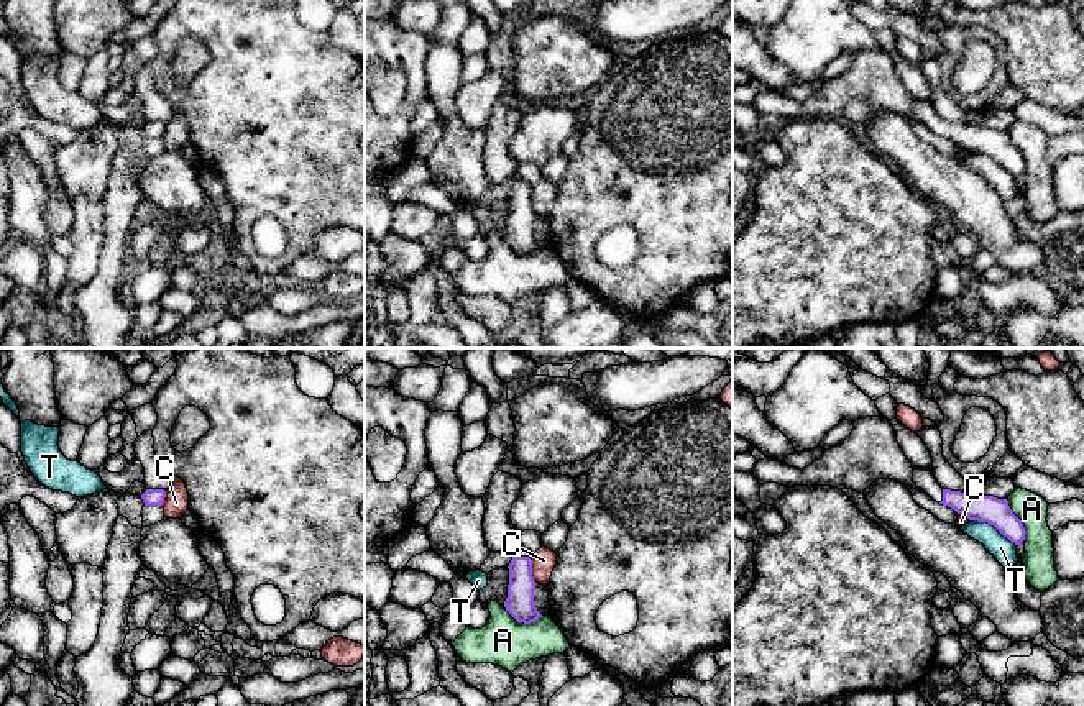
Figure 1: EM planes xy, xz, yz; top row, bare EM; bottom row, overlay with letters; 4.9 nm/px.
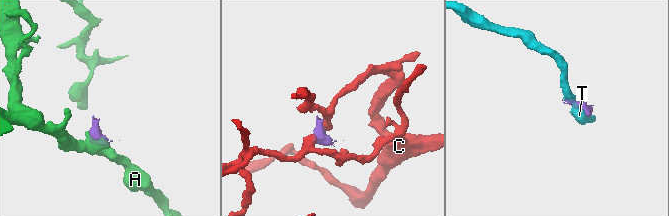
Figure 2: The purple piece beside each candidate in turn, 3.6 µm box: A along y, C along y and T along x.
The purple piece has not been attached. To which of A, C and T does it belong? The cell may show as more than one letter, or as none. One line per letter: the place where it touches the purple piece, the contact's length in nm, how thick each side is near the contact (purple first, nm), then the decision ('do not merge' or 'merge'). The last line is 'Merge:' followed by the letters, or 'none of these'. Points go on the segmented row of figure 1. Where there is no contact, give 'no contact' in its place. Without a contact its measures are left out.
A: meets purple in yz at (1019, 519); contact 220 nm long; 140 nm thick on the purple side, 160 nm on the other; do not merge
C: meets purple in xz at (531, 572); contact 130 nm long; 140 nm thick on the purple side, 120 nm on the other; do not merge
T: meets purple in yz at (994, 526); contact 260 nm long; 140 nm thick on the purple side, 110 nm on the other; do not merge
Merge: none of these

